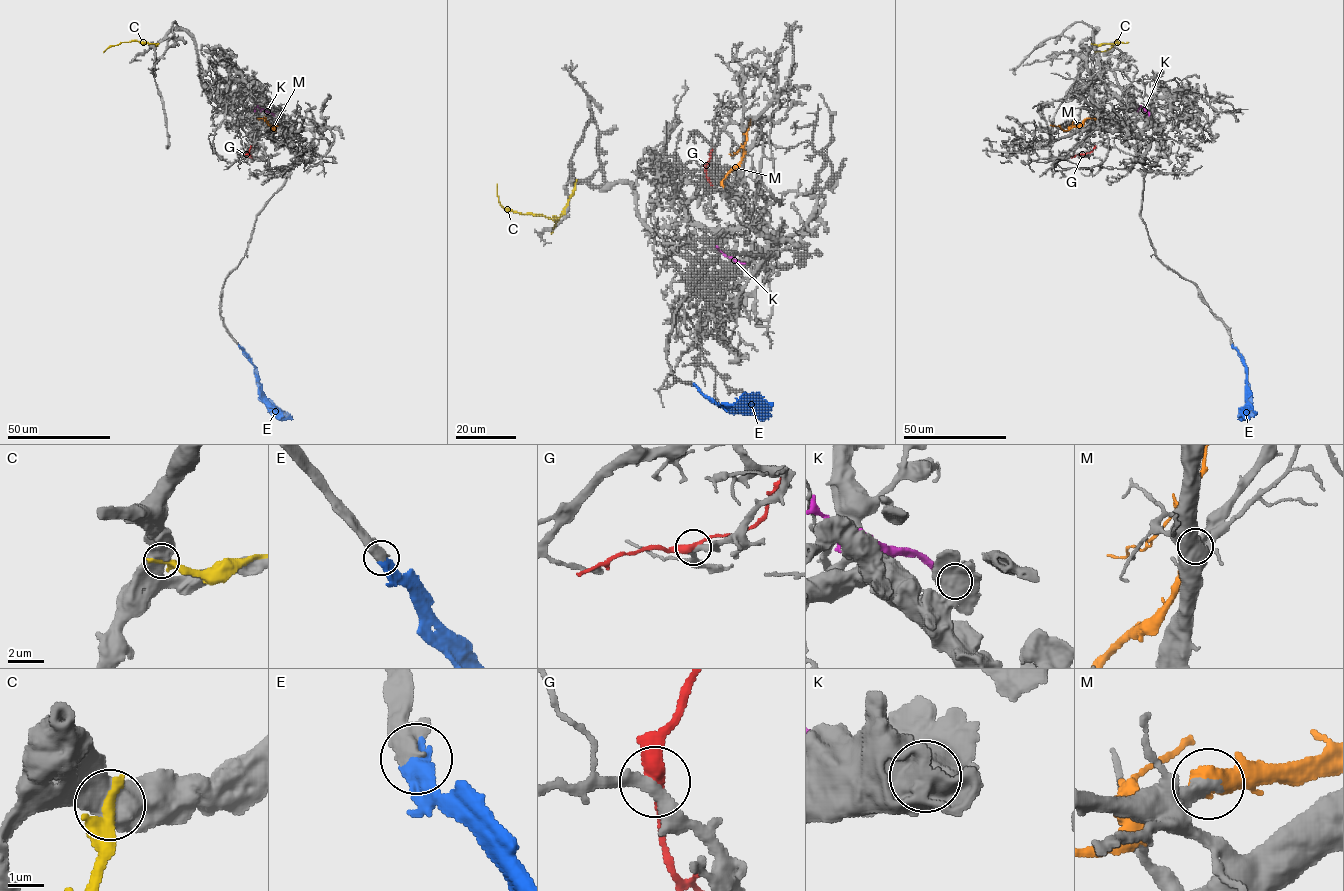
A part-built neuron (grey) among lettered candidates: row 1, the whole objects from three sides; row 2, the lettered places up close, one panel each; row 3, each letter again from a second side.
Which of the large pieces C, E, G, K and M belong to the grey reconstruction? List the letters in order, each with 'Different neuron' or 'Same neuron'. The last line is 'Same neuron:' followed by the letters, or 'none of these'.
C: Different neuron
E: Same neuron
G: Different neuron
K: Different neuron
M: Different neuron
Same neuron: E

